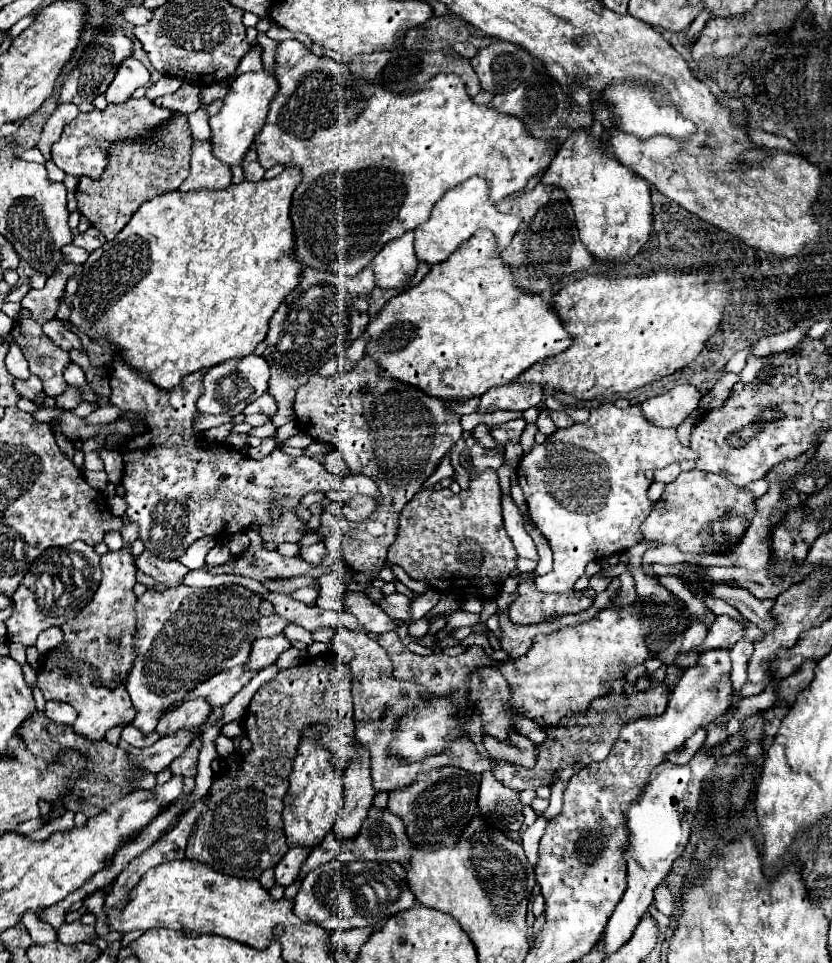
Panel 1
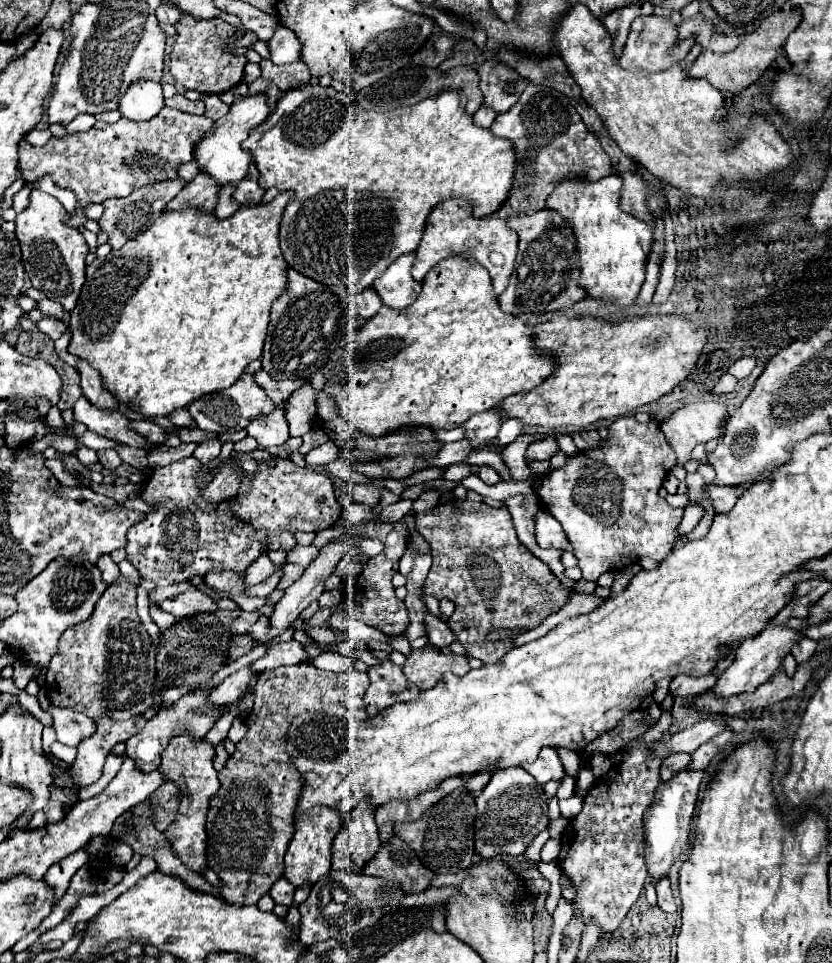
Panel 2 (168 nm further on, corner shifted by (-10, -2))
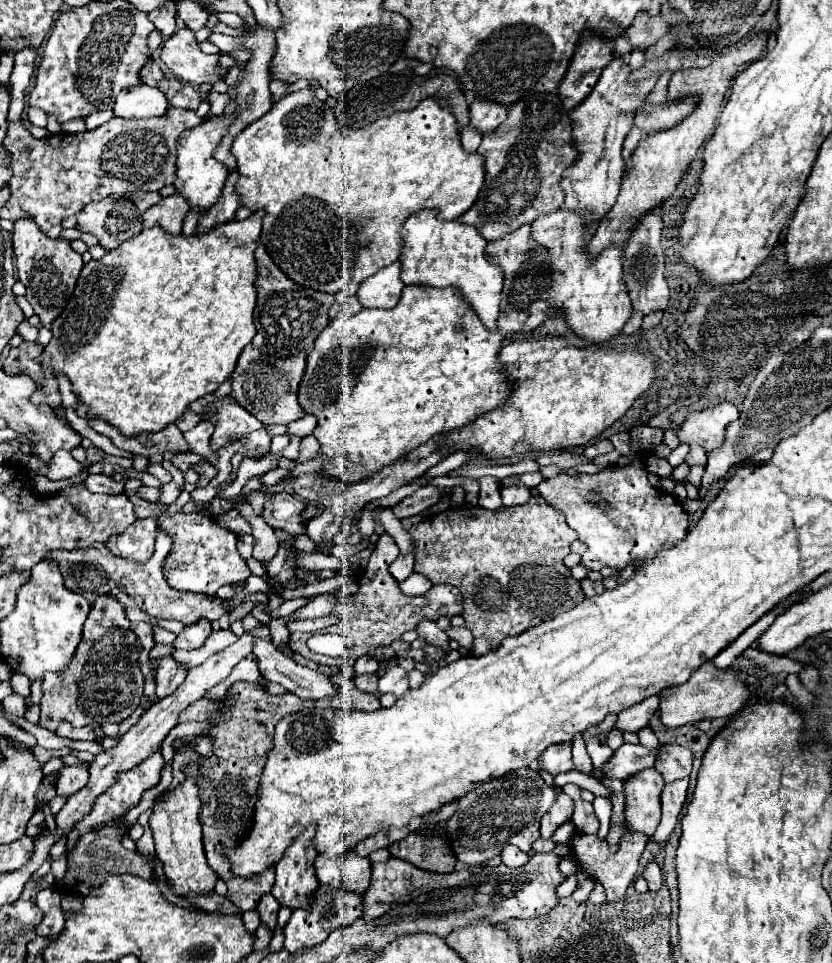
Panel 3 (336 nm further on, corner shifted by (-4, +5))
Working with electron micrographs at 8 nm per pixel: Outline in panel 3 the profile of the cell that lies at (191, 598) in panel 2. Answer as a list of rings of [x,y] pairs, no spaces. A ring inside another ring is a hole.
[[[199,620],[193,626],[185,626],[185,630],[177,636],[175,640],[175,648],[185,648],[185,650],[193,650],[193,648],[201,648],[205,644],[205,640],[211,634],[211,624],[205,620]]]

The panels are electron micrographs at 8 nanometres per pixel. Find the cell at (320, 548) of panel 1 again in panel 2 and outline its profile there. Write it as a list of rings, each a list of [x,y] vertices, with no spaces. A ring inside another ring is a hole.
[[[298,545],[293,551],[287,554],[287,561],[293,564],[299,564],[303,567],[309,566],[309,564],[315,560],[319,553],[319,550],[314,546],[301,546]]]

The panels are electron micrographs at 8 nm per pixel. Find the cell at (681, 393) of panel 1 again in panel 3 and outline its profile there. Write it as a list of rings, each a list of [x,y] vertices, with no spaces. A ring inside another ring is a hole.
[[[729,402],[703,412],[691,412],[681,424],[677,436],[683,444],[699,444],[707,452],[713,452],[725,440],[725,426],[737,418],[739,410]]]

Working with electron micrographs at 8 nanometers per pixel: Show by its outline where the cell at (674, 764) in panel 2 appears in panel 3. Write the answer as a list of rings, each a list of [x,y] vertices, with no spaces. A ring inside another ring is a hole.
[[[645,768],[625,782],[625,820],[629,828],[651,838],[661,820],[661,790],[663,778],[655,768]]]

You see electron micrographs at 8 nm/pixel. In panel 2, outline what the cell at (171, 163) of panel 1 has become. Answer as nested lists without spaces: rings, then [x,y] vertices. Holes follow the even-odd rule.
[[[177,177],[175,181],[157,181],[155,185],[145,185],[141,189],[135,189],[129,197],[113,197],[103,201],[105,213],[99,219],[101,229],[109,235],[109,243],[113,249],[121,249],[129,239],[141,235],[157,217],[159,213],[165,209],[165,205],[185,187],[185,181],[181,177]]]

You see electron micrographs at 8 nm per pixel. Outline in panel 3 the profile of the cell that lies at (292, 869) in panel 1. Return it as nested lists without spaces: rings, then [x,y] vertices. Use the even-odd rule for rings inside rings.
[[[263,896],[261,902],[259,902],[259,906],[257,906],[257,912],[261,916],[261,924],[265,924],[271,932],[275,932],[279,902],[273,896]]]

